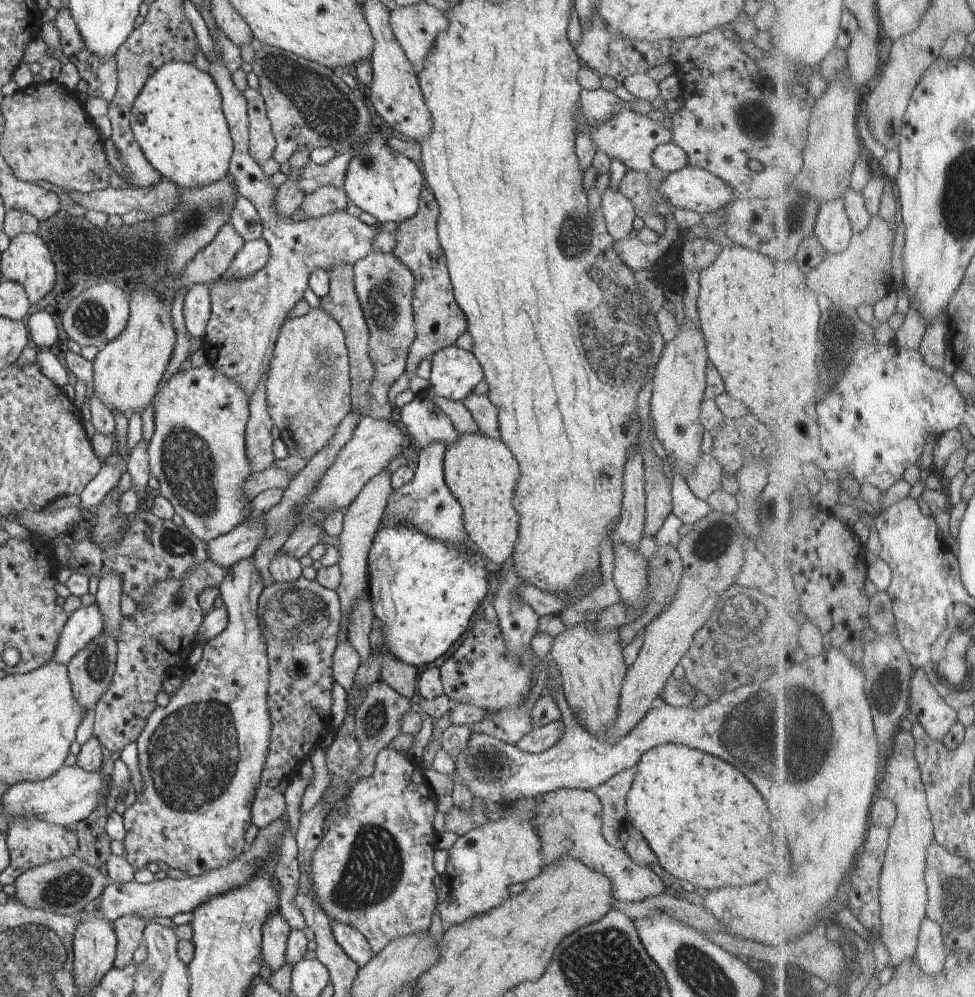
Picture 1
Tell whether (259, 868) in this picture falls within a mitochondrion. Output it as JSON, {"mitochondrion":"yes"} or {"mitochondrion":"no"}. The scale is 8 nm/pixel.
{"mitochondrion":"no"}

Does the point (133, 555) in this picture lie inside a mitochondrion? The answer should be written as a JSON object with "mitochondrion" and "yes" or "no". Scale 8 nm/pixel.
{"mitochondrion":"no"}

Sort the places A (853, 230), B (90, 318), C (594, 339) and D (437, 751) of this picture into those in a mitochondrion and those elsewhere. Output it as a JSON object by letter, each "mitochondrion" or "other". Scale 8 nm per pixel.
{"A":"other","B":"mitochondrion","C":"mitochondrion","D":"other"}

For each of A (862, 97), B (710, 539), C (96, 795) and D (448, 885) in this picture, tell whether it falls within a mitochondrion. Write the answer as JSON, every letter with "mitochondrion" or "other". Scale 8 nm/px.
{"A":"other","B":"mitochondrion","C":"other","D":"other"}

